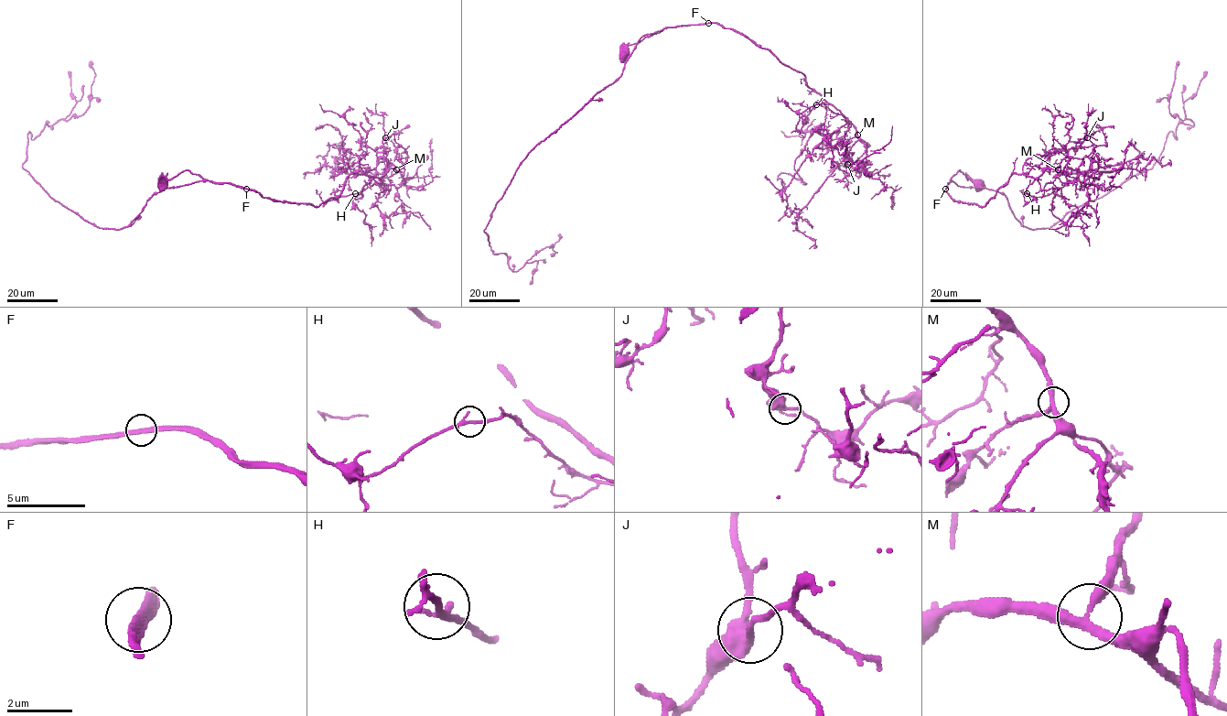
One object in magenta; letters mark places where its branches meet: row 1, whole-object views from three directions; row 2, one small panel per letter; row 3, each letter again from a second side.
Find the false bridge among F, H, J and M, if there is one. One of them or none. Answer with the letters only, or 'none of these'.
none of these

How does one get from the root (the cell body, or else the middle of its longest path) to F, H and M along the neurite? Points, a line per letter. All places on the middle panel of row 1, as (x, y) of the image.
F: (623, 56), (629, 57), (645, 35), (668, 27), (708, 23)
H: (623, 56), (629, 57), (645, 35), (718, 23), (802, 73), (805, 83), (841, 113), (817, 104)
M: (623, 56), (629, 57), (645, 35), (718, 23), (802, 73), (805, 83), (833, 104), (857, 135)

